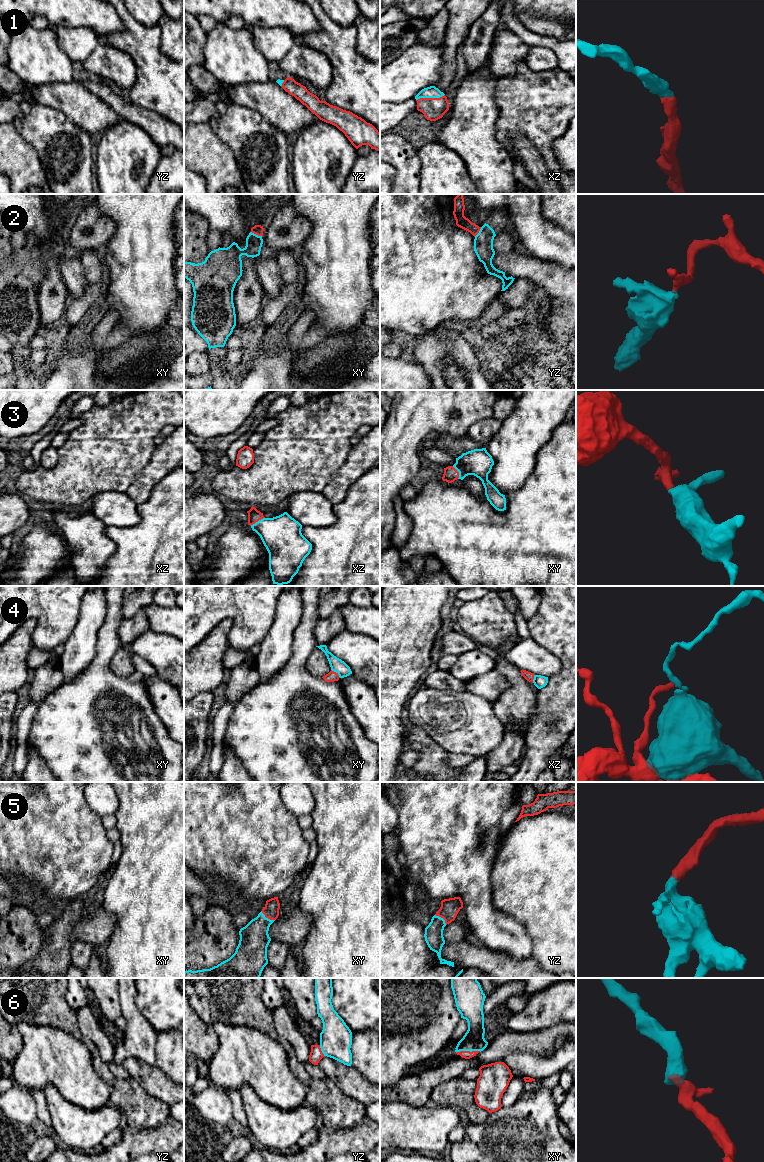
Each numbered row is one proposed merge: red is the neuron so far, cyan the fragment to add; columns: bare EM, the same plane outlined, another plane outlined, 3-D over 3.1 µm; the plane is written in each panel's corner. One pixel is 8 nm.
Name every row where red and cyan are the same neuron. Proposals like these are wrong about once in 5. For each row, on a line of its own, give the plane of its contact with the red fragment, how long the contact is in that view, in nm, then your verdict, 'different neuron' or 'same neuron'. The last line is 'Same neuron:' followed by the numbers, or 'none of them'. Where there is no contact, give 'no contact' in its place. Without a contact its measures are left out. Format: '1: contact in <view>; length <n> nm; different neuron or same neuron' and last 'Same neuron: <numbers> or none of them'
1: contact in xz; length 240 nm; same neuron
2: contact in xy; length 100 nm; different neuron
3: contact in xz; length 140 nm; same neuron
4: contact in xy; length 100 nm; different neuron
5: contact in xy; length 130 nm; same neuron
6: contact in xy; length 200 nm; same neuron
Same neuron: 1, 3, 5, 6

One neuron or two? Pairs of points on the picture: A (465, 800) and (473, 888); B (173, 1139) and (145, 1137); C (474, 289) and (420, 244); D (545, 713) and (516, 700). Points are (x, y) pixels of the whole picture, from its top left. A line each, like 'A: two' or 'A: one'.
A: one
B: one
C: one
D: two

